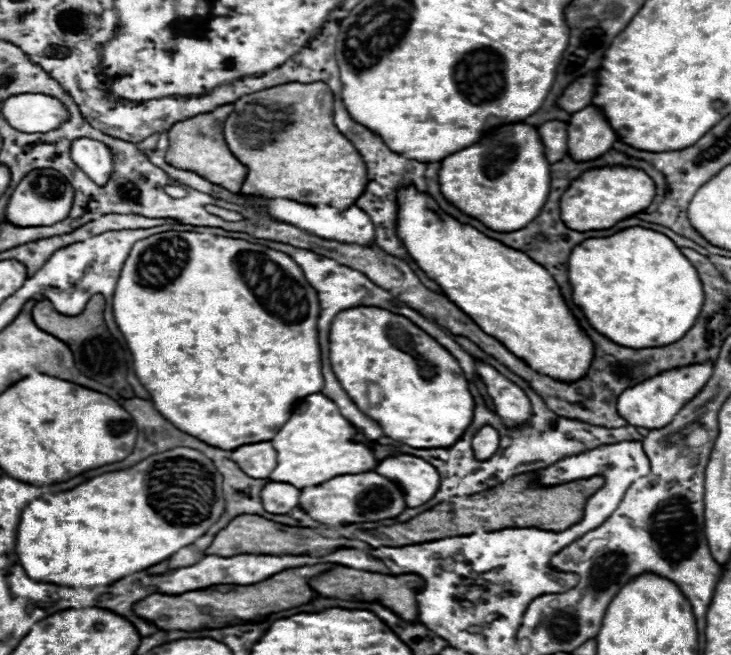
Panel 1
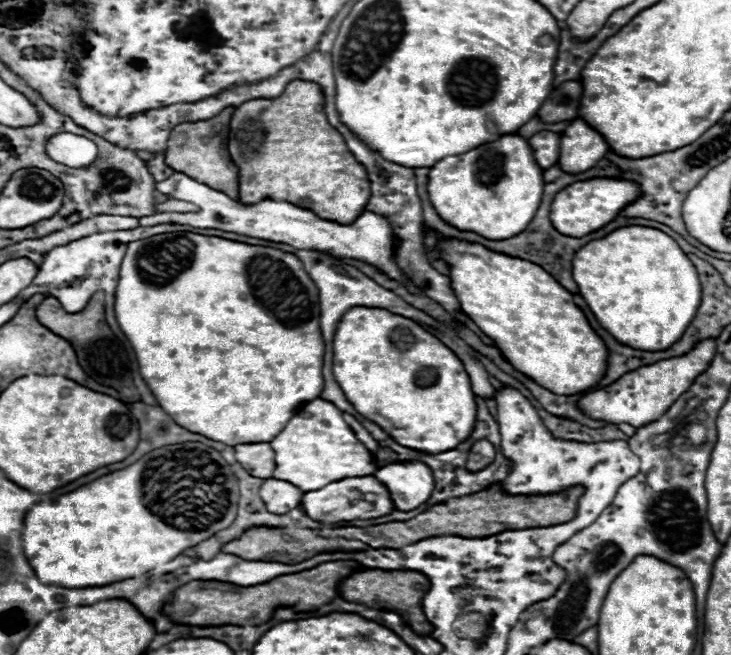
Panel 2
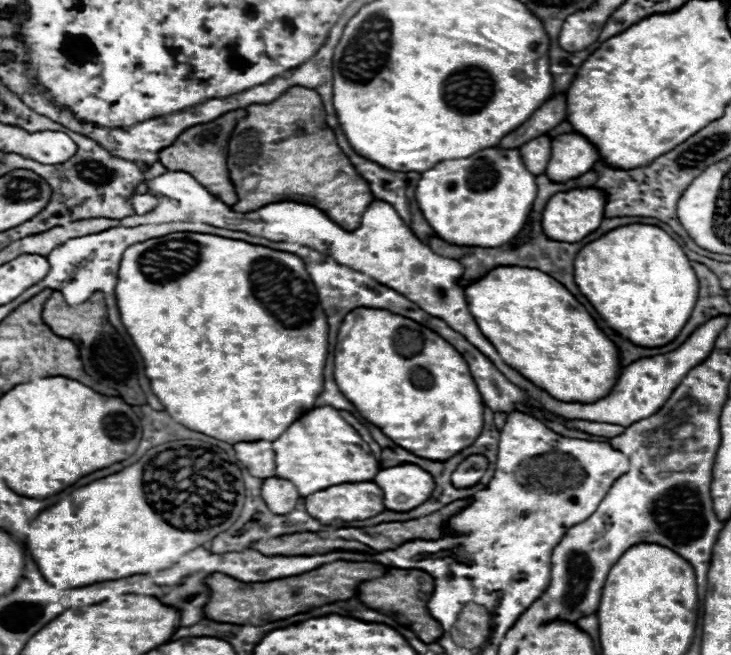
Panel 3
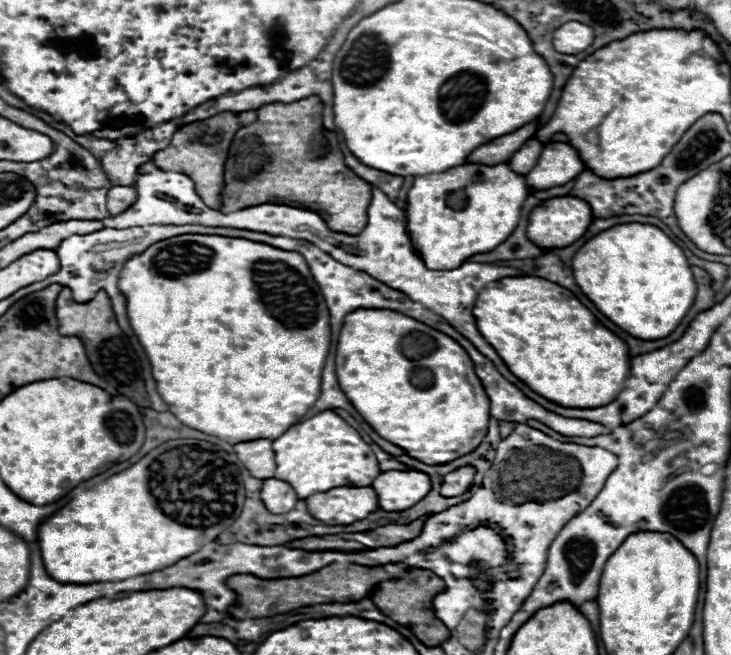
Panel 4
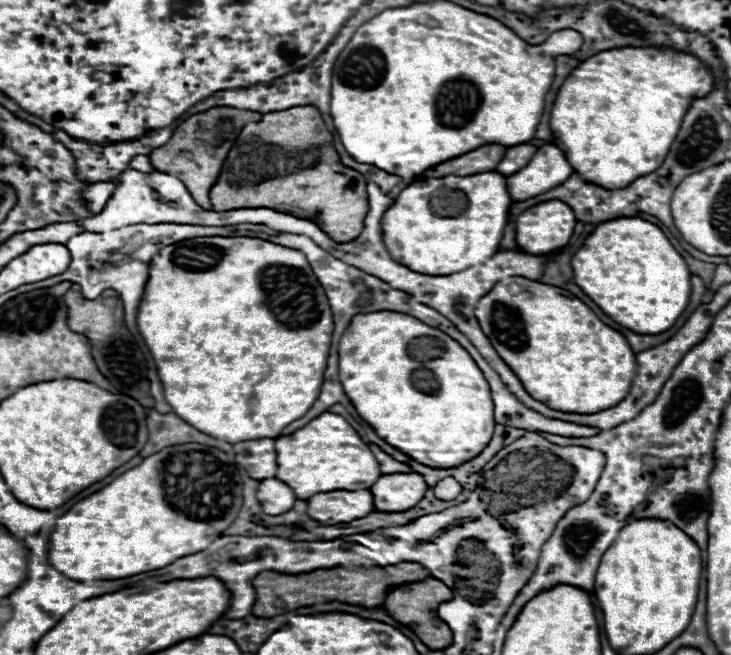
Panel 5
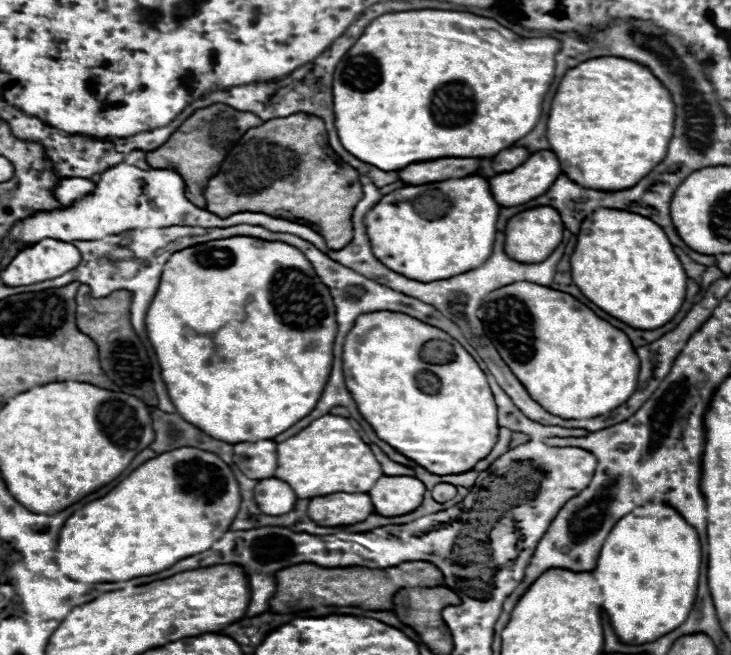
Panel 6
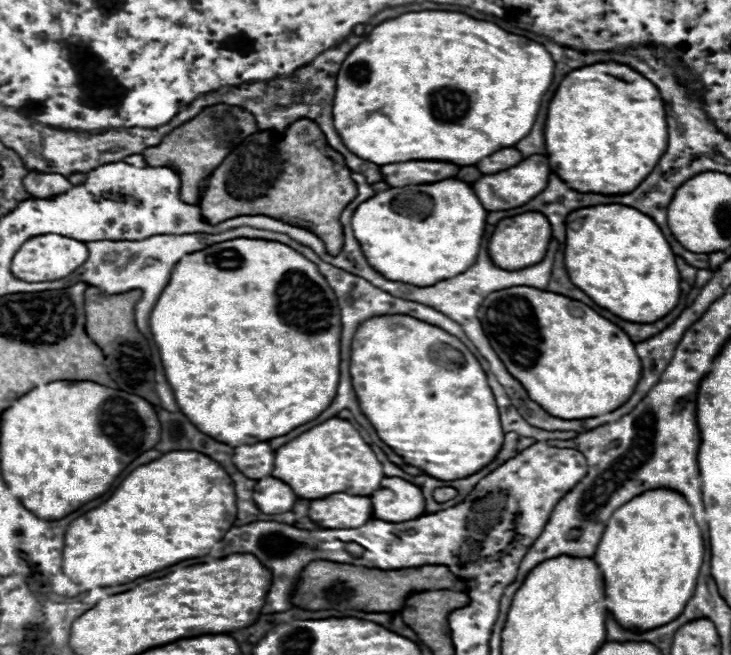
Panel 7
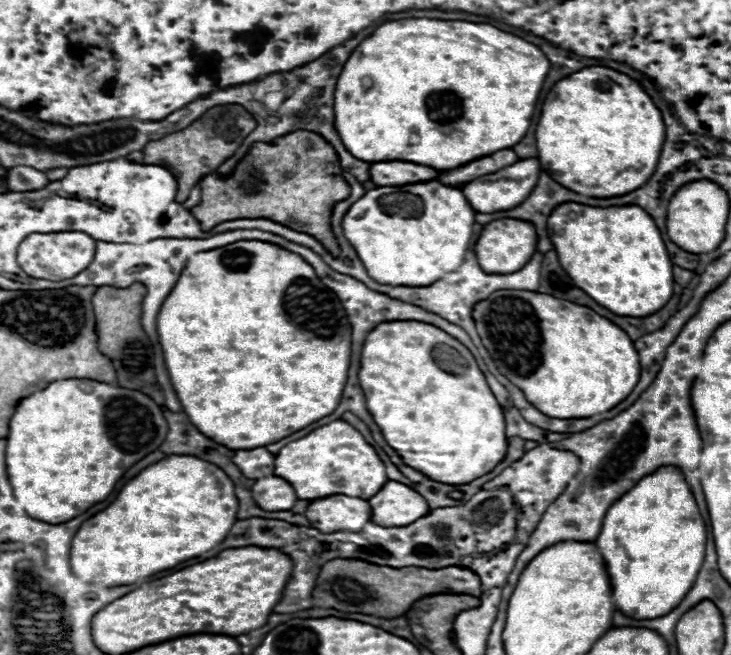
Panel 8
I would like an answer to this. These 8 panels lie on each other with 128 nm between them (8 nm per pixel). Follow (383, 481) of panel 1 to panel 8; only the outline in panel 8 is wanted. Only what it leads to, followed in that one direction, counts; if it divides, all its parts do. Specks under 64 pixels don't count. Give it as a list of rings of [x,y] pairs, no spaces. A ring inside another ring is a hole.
[[[328,496],[328,500],[314,500],[306,508],[304,516],[310,526],[320,532],[360,532],[370,522],[368,500],[352,496]]]

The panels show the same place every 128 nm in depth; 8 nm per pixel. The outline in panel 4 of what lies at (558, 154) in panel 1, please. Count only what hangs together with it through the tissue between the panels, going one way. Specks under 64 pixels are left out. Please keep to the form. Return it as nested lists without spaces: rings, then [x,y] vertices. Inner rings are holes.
[[[530,138],[528,142],[524,142],[524,144],[512,154],[512,158],[508,160],[508,166],[510,166],[514,172],[518,172],[518,174],[530,172],[530,170],[536,166],[542,148],[544,148],[542,142],[538,142],[536,138]]]

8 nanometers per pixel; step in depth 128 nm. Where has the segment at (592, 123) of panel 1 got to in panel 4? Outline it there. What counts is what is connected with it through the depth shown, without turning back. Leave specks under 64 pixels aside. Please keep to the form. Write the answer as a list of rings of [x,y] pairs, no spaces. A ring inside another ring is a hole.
[[[548,142],[542,148],[540,160],[530,174],[526,174],[526,184],[530,192],[562,186],[576,178],[584,170],[578,152],[564,142]]]

